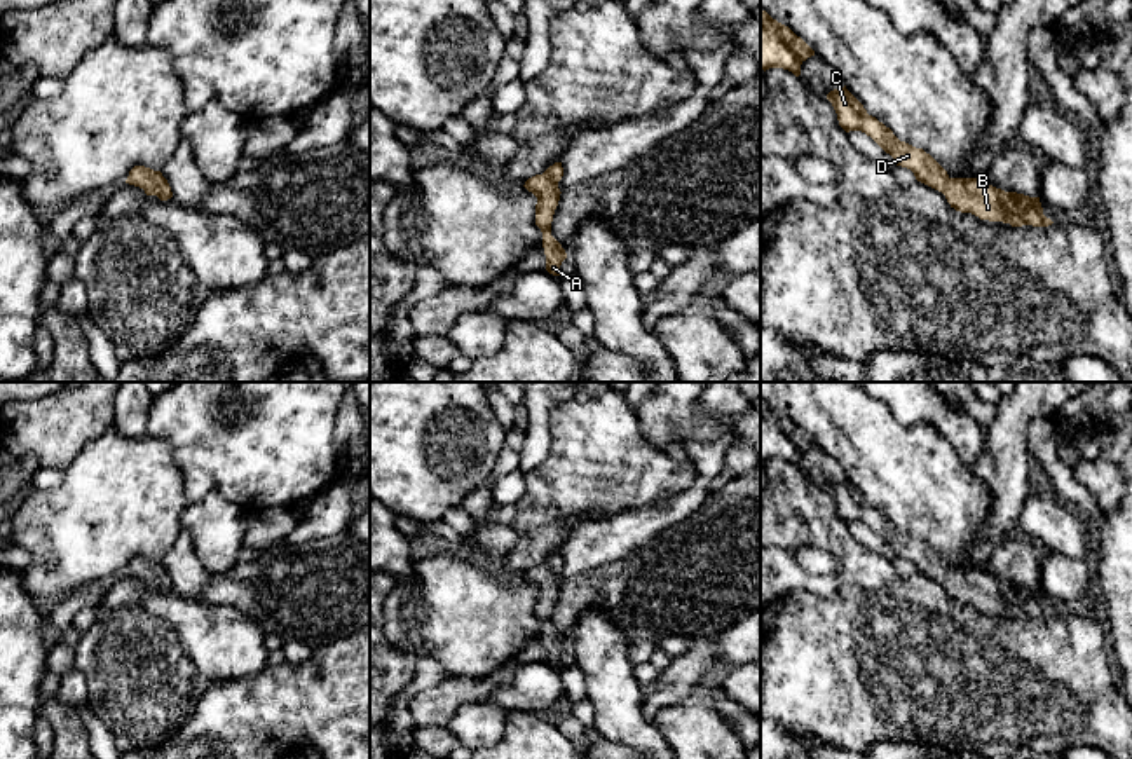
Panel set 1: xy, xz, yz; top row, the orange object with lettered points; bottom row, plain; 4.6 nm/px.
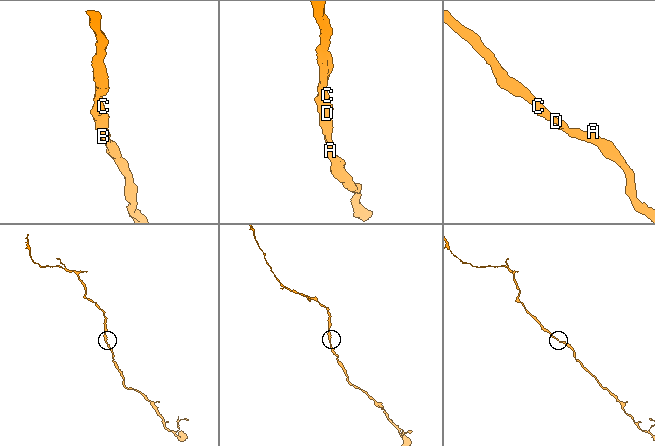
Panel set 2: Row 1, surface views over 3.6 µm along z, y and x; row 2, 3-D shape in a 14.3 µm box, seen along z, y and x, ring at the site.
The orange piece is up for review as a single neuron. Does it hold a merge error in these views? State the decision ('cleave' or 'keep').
keep

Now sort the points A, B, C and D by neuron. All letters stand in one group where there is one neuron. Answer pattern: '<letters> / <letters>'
A B C D

